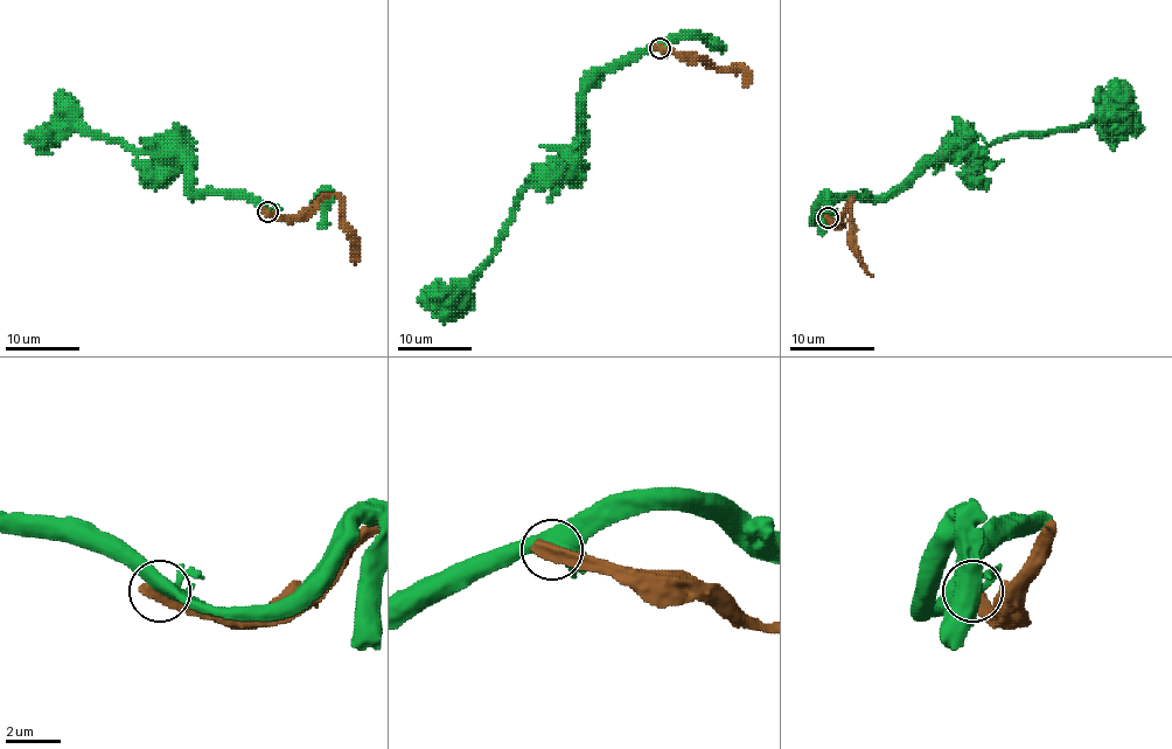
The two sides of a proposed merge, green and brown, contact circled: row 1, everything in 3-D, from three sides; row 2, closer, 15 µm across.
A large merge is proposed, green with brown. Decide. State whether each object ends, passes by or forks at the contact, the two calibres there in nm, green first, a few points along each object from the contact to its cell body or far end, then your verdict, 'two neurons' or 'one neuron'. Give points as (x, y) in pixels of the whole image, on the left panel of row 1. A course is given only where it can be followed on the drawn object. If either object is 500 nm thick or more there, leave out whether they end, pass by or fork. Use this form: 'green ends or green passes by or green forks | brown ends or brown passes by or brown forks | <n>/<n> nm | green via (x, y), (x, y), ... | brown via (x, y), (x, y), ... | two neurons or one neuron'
440/550 nm | green via (267, 212), (250, 200), (193, 193), (180, 159), (139, 154), (120, 141), (78, 130), (25, 141) | brown via (267, 212), (278, 217), (302, 217), (325, 196), (335, 195), (343, 206), (343, 228), (353, 240), (356, 263) | two neurons

